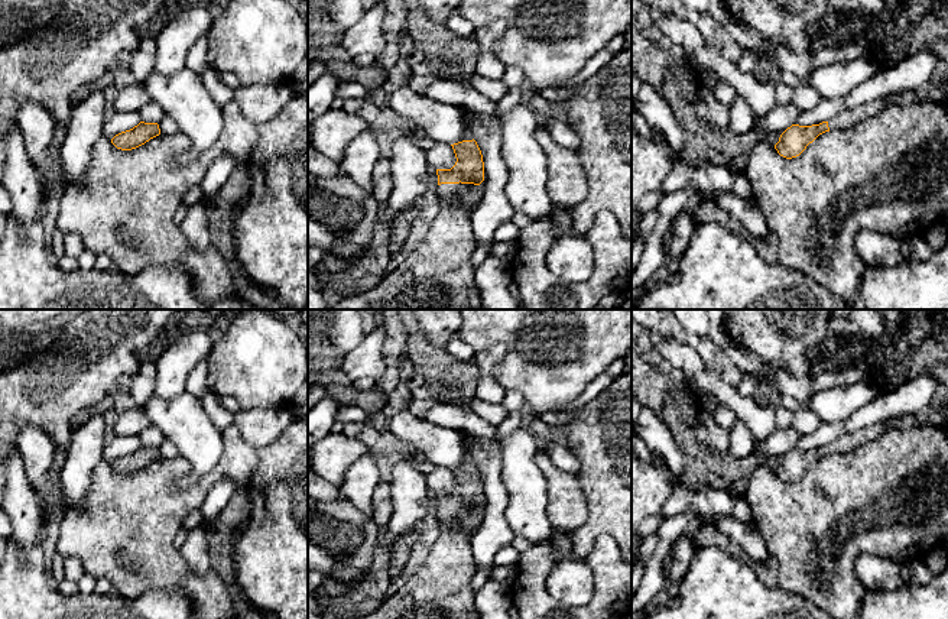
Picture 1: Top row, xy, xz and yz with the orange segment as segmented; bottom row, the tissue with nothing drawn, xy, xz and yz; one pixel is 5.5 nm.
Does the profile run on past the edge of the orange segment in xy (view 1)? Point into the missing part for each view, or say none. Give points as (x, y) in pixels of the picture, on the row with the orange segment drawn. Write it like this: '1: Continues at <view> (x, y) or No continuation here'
1: No continuation here

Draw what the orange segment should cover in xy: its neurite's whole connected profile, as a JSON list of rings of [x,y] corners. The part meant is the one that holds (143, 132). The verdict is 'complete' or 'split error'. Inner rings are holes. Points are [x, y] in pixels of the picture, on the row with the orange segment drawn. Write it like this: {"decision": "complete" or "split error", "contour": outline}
{"decision": "complete", "contour": [[[140,121],[130,130],[121,132],[111,139],[111,143],[121,150],[136,149],[150,139],[160,135],[160,129],[158,123],[145,123]]]}

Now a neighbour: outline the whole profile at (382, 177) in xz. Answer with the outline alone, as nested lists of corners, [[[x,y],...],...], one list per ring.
[[[380,158],[373,168],[373,197],[380,204],[389,200],[392,194],[390,159]]]

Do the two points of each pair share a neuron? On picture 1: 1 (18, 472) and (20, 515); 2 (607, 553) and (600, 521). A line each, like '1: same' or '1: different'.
1: same
2: different

